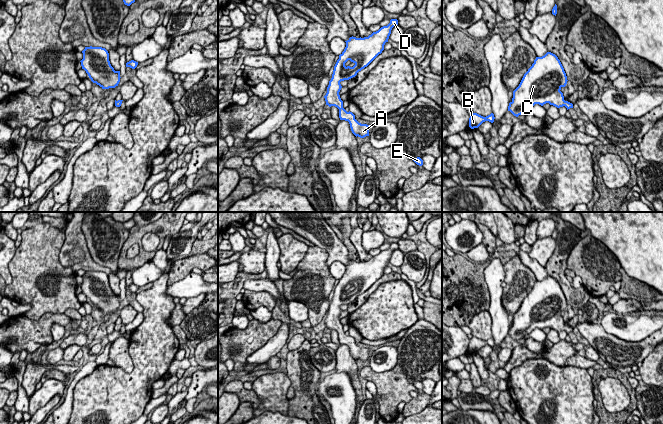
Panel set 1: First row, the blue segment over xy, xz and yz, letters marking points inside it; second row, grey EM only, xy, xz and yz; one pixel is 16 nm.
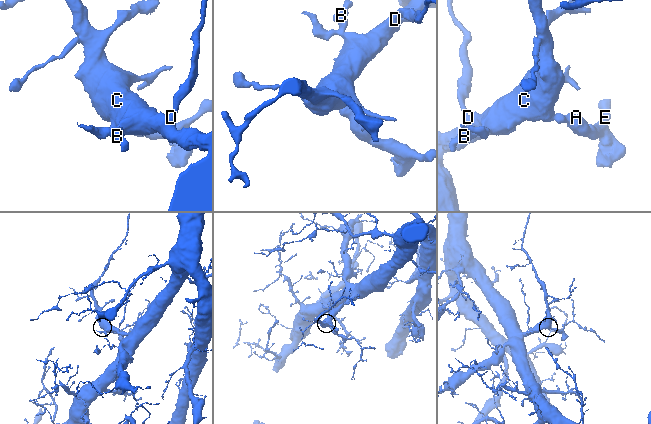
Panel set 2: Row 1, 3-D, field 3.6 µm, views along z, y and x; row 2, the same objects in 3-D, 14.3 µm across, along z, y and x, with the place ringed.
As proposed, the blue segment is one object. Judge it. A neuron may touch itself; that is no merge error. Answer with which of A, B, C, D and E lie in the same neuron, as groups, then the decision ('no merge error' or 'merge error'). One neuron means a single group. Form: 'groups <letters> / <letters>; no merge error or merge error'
groups A B C D E; no merge error

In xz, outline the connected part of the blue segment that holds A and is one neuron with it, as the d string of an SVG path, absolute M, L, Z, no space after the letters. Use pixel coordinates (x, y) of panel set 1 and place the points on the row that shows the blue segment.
M391 19L387 26L381 27L368 37L350 37L346 42L344 51L339 55L332 78L324 96L326 105L335 106L339 109L340 120L348 121L352 133L357 137L369 136L369 125L361 124L355 119L352 112L347 112L343 108L343 101L339 92L342 88L340 82L349 80L357 75L359 71L367 67L384 50L384 45L388 42L391 30L398 25L397 19Z

